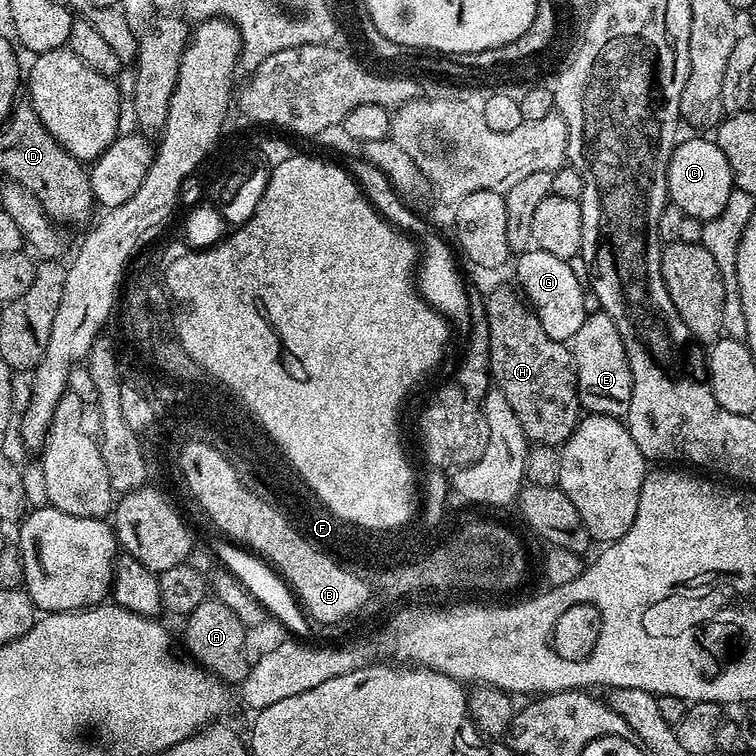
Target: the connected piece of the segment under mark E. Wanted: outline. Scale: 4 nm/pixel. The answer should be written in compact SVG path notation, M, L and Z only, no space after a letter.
M603 310L587 313L578 334L571 338L570 347L581 409L597 416L627 417L632 397L632 375L626 346L622 346L622 334L618 334L614 318L607 316Z

